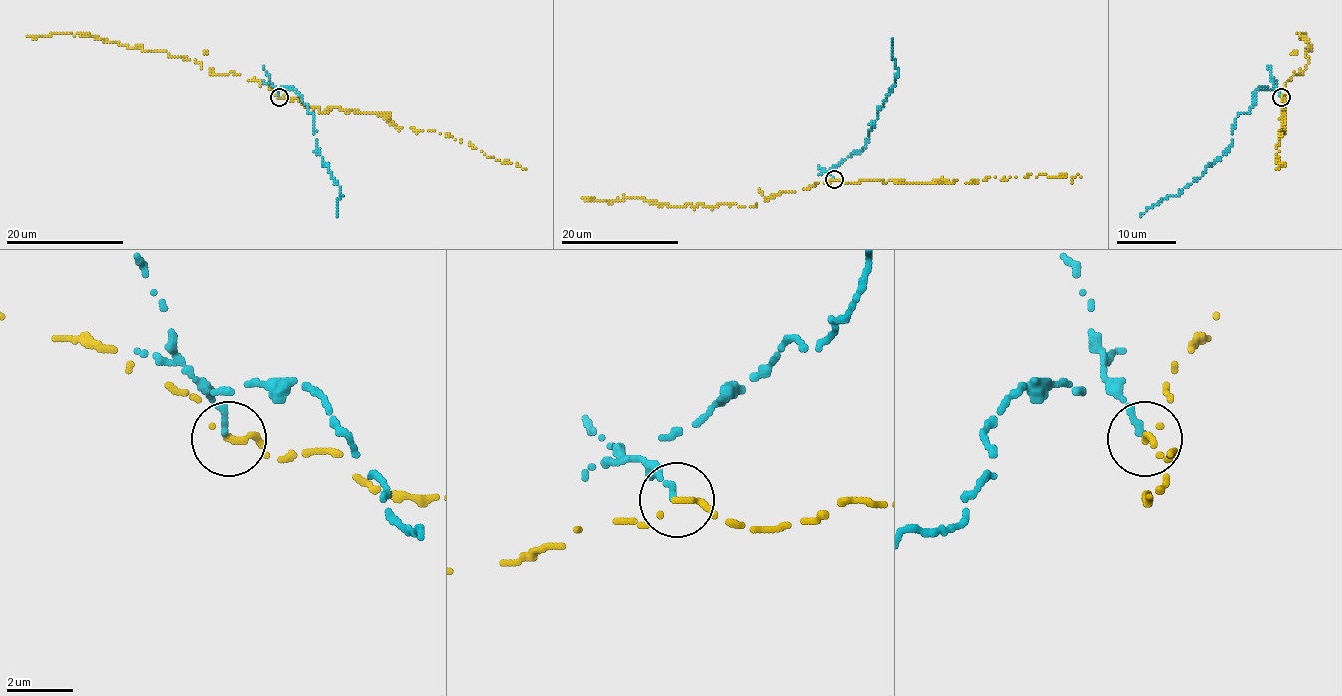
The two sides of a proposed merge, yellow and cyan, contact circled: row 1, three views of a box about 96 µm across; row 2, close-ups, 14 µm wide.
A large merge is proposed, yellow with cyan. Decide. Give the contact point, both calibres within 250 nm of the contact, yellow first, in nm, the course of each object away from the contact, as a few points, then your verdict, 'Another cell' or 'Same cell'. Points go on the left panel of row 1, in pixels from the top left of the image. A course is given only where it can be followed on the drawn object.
Place: (279, 97). Thickness 220 nm (yellow) against 200 nm. Course of yellow: (279, 97), (298, 99), (321, 112), (332, 108), (385, 114), (401, 128), (435, 130), (488, 158), (525, 168). Course of cyan: (279, 96), (276, 88), (290, 87), (313, 114), (321, 162), (341, 187), (342, 196), (336, 202), (336, 215). Another cell

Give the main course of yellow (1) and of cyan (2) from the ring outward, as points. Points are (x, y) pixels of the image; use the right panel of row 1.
1: (1281, 97), (1286, 99), (1281, 108), (1286, 125), (1280, 130), (1275, 158), (1278, 168)
2: (1281, 96), (1261, 87), (1247, 112), (1238, 114), (1233, 142), (1221, 156), (1178, 195), (1141, 215)

